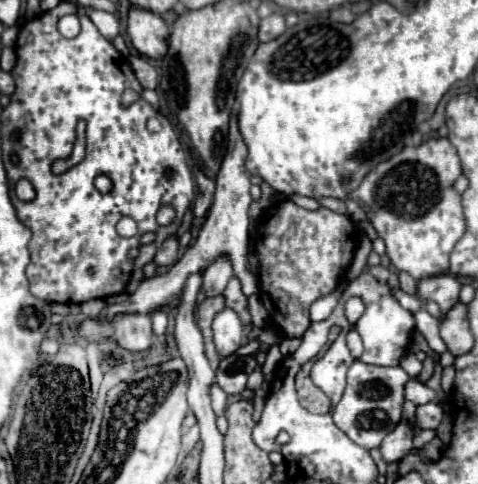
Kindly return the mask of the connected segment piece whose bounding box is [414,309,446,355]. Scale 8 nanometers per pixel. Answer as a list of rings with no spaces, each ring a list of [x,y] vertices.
[[[418,311],[414,313],[414,319],[416,319],[416,329],[426,337],[428,345],[436,351],[436,353],[444,353],[446,351],[446,343],[442,341],[440,333],[438,333],[438,319],[434,319],[428,311]]]

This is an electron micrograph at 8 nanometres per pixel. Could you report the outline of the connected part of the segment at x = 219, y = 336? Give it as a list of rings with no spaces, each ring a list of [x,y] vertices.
[[[222,309],[214,321],[212,321],[212,331],[214,331],[214,345],[220,353],[220,357],[232,355],[238,347],[249,343],[248,335],[251,328],[242,325],[238,319],[238,313],[232,309]]]

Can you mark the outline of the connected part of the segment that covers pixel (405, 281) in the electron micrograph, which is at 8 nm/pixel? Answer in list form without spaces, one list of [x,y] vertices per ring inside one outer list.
[[[404,271],[400,273],[400,289],[406,291],[408,295],[418,297],[418,281],[414,277],[410,277],[408,273],[404,273]]]

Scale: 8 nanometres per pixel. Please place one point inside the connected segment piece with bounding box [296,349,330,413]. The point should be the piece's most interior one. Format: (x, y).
(311, 397)

